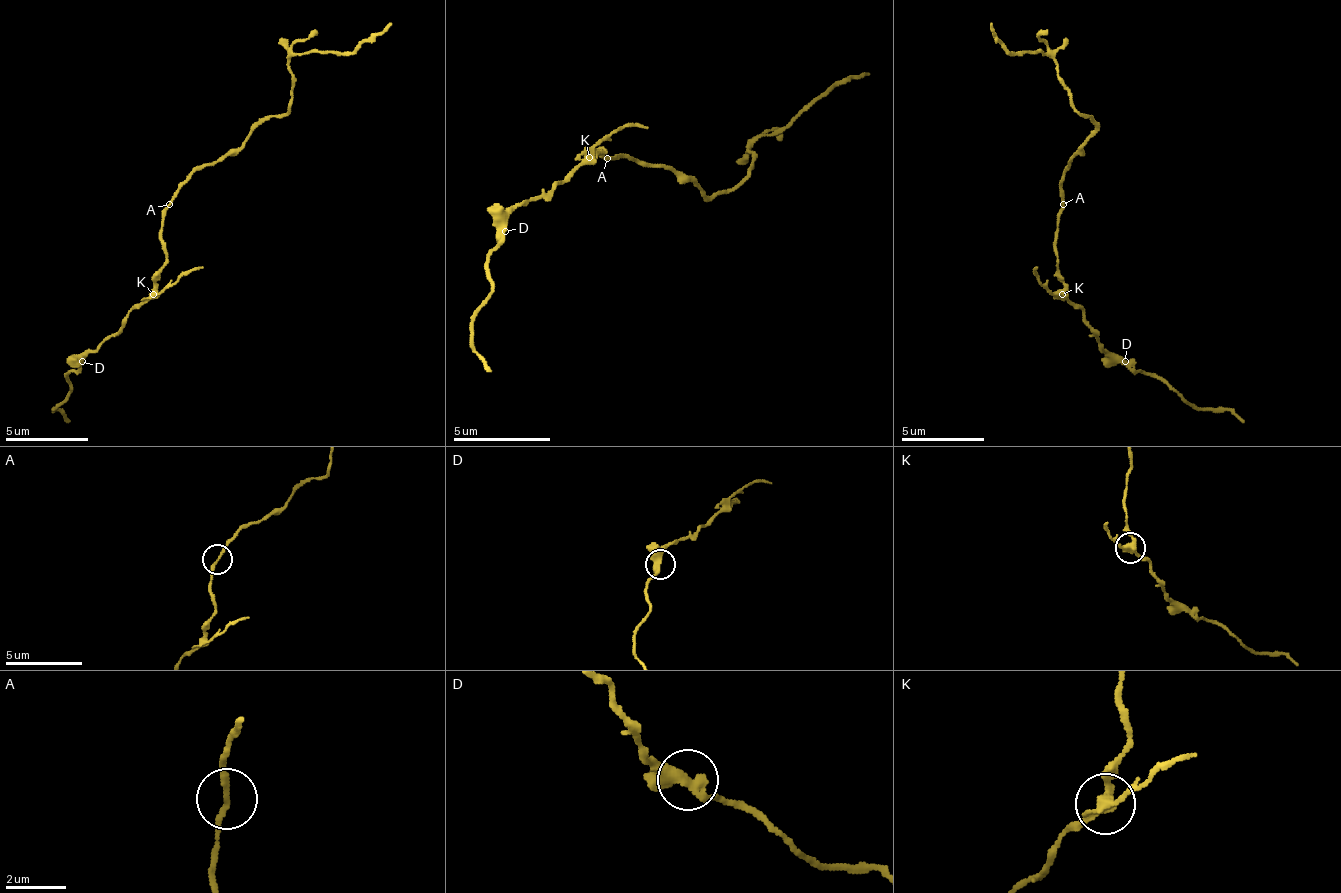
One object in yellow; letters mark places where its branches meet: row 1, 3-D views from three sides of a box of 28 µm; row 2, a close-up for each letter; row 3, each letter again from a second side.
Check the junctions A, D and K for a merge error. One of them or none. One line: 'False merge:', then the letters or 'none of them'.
False merge: K

